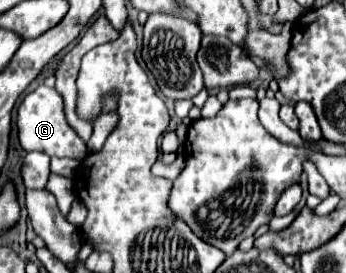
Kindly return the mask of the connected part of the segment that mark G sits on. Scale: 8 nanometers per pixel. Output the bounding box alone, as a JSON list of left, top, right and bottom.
[17,85,87,159]

